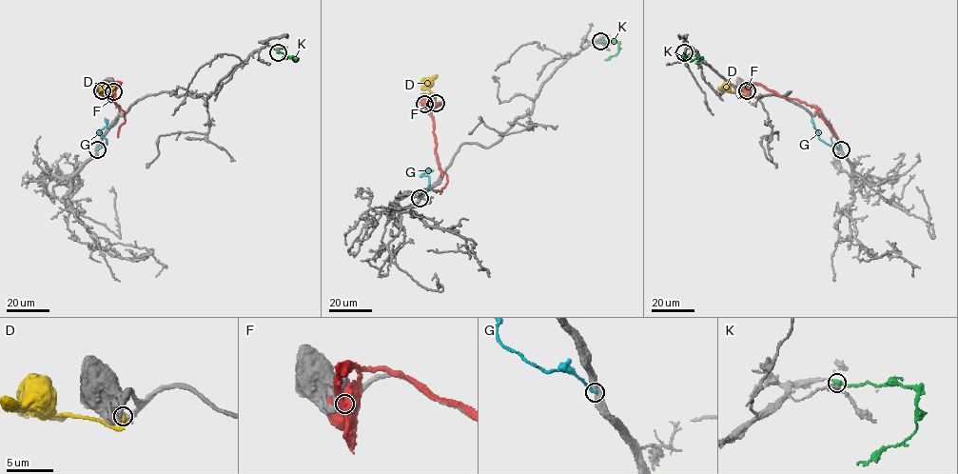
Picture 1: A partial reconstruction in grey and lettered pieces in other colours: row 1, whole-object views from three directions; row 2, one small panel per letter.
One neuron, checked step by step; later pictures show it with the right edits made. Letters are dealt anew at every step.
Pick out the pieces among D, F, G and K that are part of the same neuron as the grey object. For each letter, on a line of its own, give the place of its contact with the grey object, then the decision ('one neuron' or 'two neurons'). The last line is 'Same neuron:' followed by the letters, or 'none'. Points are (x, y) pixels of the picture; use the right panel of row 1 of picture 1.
D: meets grey at (746, 91); two neurons
F: meets grey at (747, 90); two neurons
G: meets grey at (841, 149); two neurons
K: meets grey at (684, 52); two neurons
Same neuron: none

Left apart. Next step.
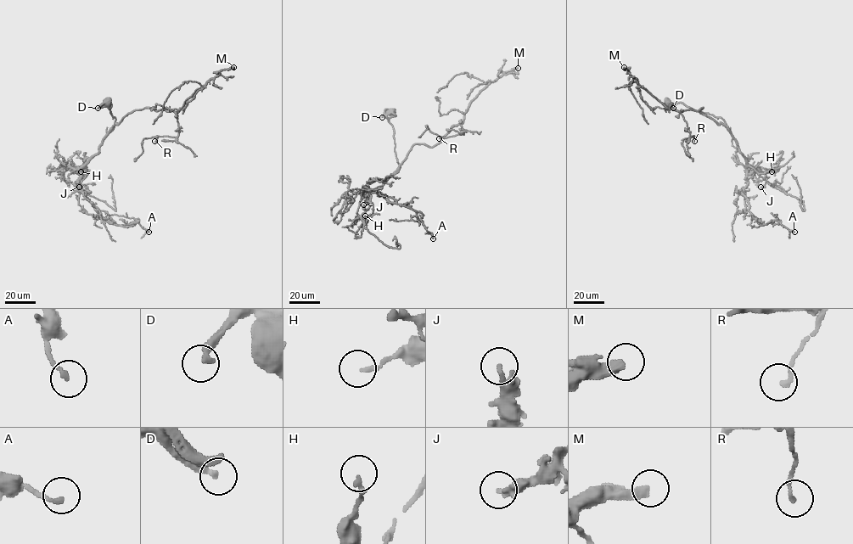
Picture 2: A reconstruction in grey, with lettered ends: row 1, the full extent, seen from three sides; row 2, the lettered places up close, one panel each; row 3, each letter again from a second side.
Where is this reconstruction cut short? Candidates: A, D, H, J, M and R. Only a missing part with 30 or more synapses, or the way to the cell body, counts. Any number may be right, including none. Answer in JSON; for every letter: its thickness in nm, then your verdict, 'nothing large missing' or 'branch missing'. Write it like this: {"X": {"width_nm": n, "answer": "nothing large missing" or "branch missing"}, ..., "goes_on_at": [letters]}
{"A": {"width_nm": 180, "answer": "nothing large missing"}, "D": {"width_nm": 320, "answer": "nothing large missing"}, "H": {"width_nm": 170, "answer": "nothing large missing"}, "J": {"width_nm": 240, "answer": "nothing large missing"}, "M": {"width_nm": 400, "answer": "branch missing"}, "R": {"width_nm": 160, "answer": "nothing large missing"}, "goes_on_at": ["M"]}

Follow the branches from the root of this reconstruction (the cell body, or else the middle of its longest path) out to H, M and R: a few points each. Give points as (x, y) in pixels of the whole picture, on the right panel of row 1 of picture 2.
H: (668, 101), (674, 104), (681, 103), (721, 118), (745, 162), (759, 174), (777, 169), (771, 171)
M: (668, 101), (721, 117), (725, 123), (703, 114), (703, 108), (681, 112), (666, 108), (624, 67)
R: (668, 101), (682, 103), (724, 120), (724, 123), (718, 124), (699, 112), (703, 108), (681, 110), (694, 141)

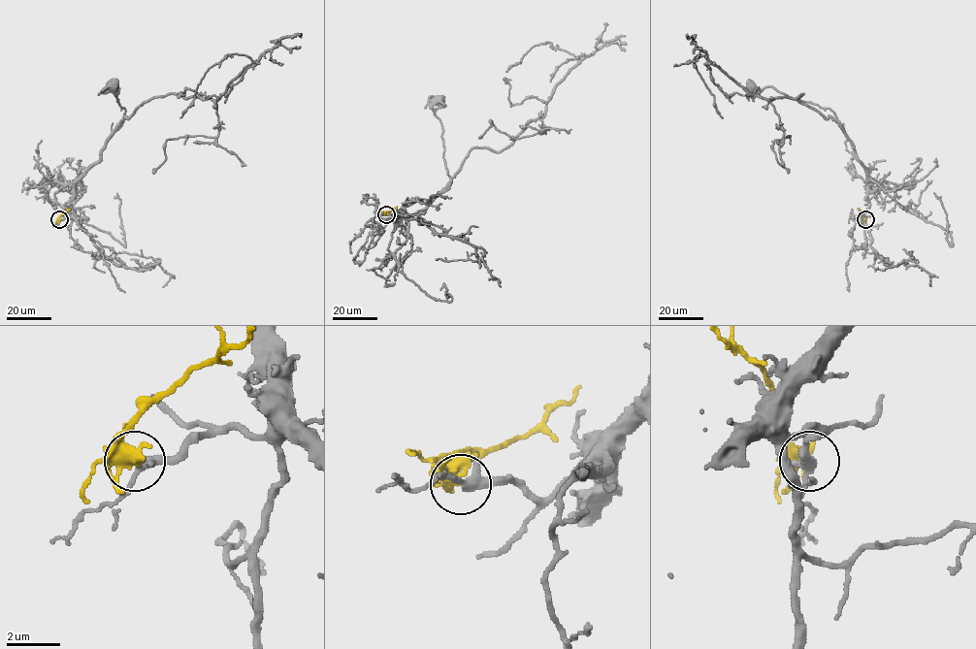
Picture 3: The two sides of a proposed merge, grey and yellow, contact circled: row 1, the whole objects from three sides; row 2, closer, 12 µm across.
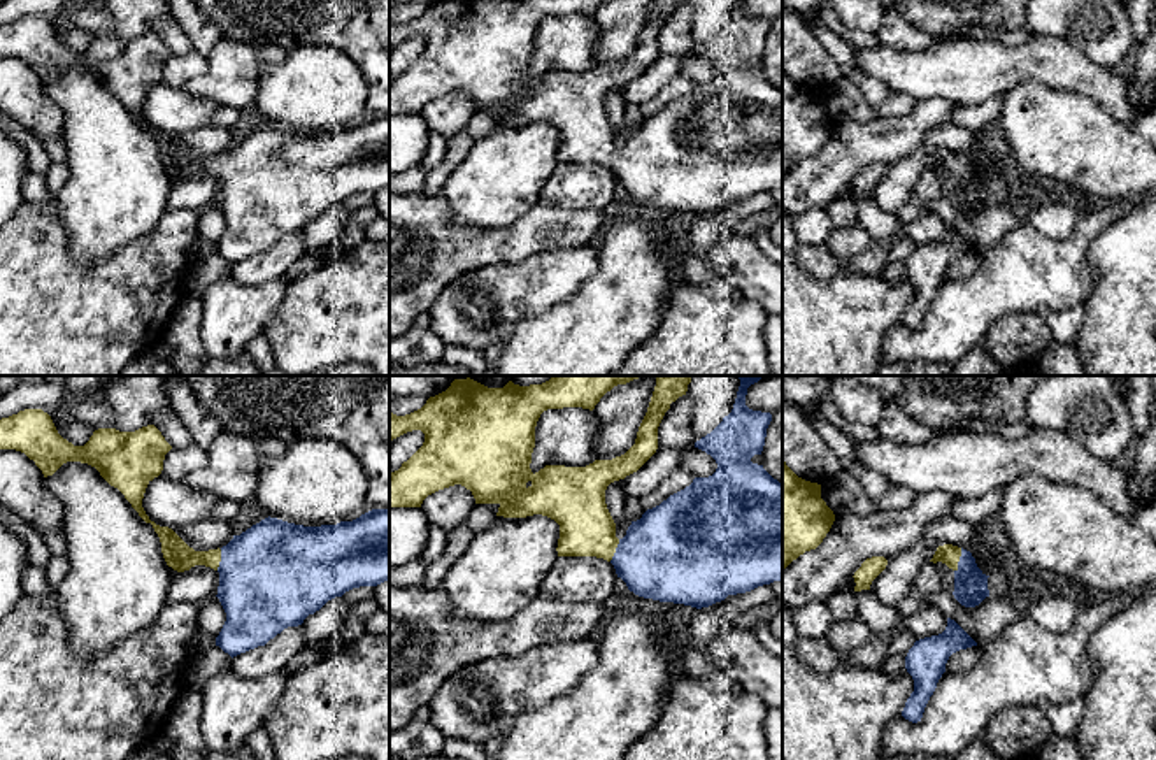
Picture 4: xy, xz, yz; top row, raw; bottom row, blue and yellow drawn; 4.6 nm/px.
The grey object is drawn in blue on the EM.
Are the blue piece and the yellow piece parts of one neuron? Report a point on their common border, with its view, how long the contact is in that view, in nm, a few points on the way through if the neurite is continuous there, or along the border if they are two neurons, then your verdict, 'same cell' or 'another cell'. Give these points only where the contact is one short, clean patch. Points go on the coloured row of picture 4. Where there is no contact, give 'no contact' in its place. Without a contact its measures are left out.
yz (960, 560) | 120 nm | across yz (970, 587), (960, 560), (948, 553) | same cell

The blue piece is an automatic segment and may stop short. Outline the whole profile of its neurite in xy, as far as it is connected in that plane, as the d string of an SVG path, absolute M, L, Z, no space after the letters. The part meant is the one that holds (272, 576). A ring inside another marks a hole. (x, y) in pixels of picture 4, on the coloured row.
M25 409L0 419L0 449L25 453L44 477L53 476L67 462L95 467L111 486L125 495L139 516L153 525L168 567L177 572L195 565L218 570L216 597L226 613L226 621L216 637L216 646L232 658L265 646L288 627L302 625L328 600L353 588L389 581L389 509L372 509L353 521L321 527L303 527L268 516L240 535L233 535L221 549L195 551L172 528L151 521L142 507L147 484L161 474L165 455L172 449L154 425L135 432L98 428L84 446L74 446L58 434L47 412Z

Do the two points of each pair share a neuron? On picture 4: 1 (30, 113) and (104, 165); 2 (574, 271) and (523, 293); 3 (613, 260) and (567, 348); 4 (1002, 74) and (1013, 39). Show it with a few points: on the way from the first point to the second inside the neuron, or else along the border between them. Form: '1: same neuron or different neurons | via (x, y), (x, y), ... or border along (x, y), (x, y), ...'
1: different neurons | border along (48, 95), (62, 111), (64, 129), (60, 137)
2: same neuron | via (562, 272), (535, 285)
3: same neuron | via (607, 281), (606, 309), (588, 327)
4: different neurons | border along (970, 37), (1009, 46), (1018, 46), (1028, 39)

